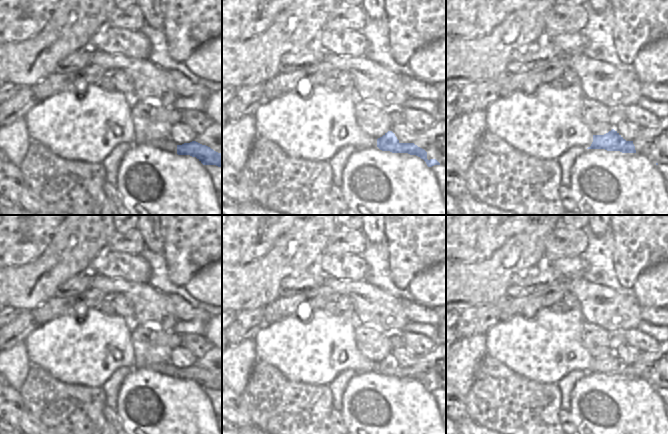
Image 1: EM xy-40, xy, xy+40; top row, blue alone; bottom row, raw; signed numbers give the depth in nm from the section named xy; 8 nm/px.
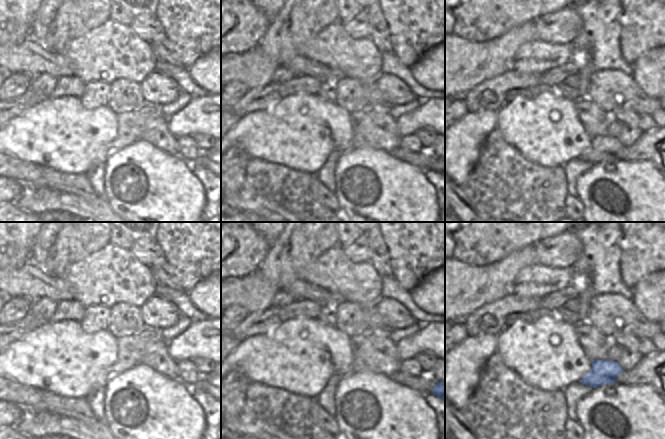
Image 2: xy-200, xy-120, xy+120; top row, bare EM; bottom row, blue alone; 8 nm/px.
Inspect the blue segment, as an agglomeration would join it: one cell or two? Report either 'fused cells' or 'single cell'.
single cell

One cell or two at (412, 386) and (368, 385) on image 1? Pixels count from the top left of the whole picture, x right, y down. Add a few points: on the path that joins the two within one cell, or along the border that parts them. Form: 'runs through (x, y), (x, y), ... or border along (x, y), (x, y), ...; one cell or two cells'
runs through (401, 386), (379, 386); one cell

